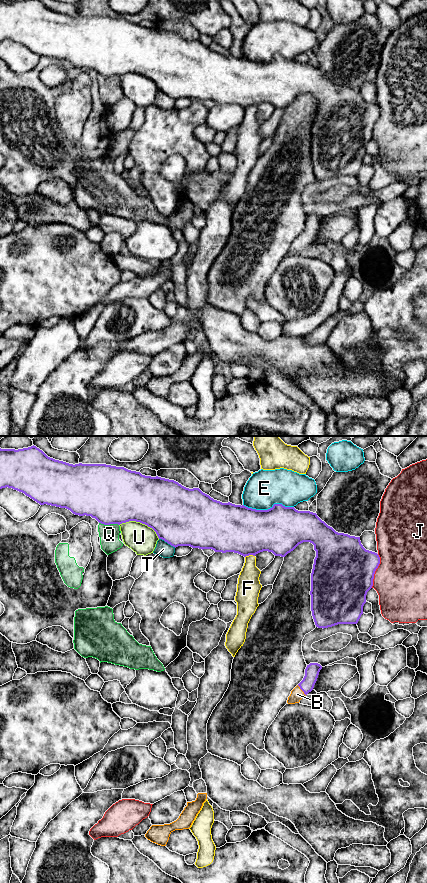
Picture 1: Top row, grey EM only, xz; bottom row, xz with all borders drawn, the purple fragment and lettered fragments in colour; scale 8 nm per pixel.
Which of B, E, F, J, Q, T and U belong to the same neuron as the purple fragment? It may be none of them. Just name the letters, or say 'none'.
B

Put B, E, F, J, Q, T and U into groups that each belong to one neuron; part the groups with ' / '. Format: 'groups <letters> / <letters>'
groups B / E / F / J / Q / T / U

